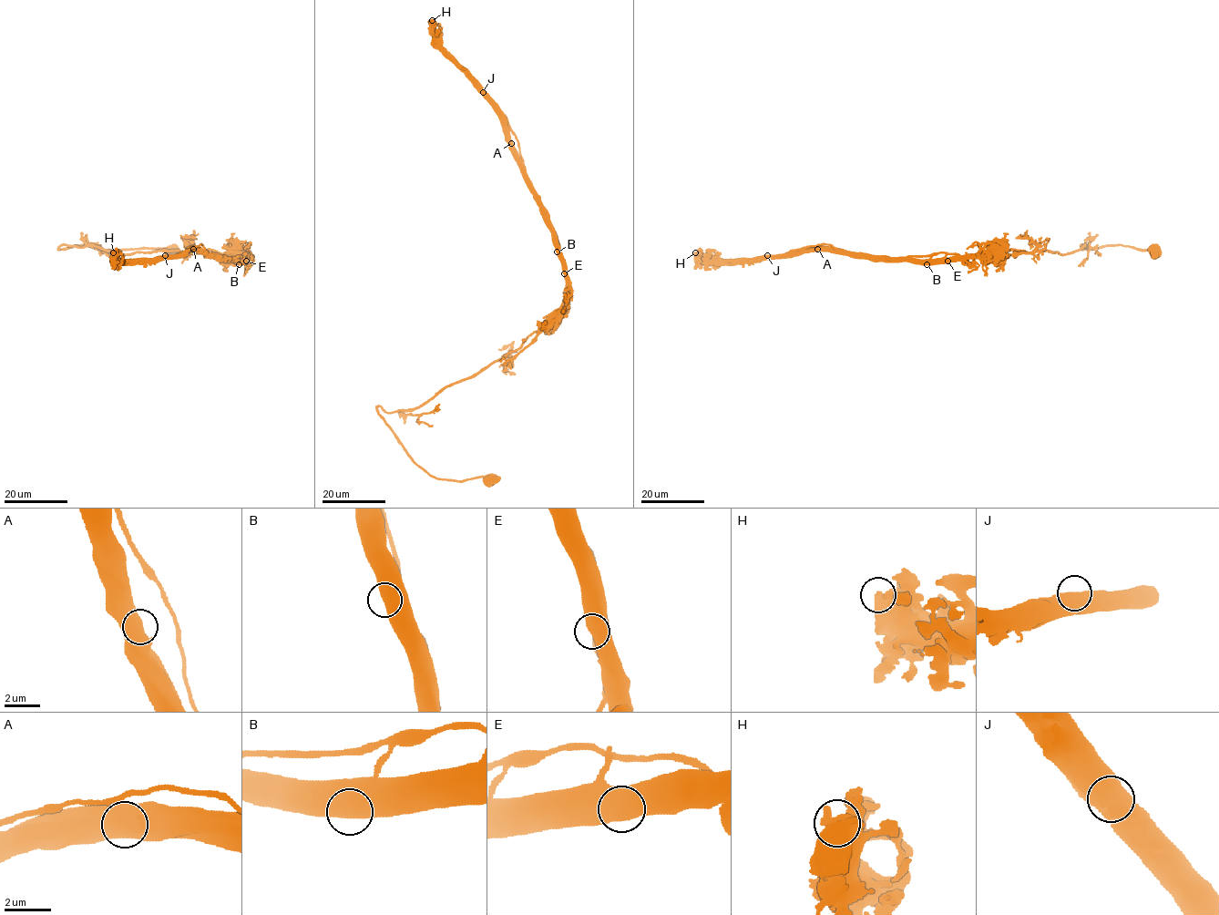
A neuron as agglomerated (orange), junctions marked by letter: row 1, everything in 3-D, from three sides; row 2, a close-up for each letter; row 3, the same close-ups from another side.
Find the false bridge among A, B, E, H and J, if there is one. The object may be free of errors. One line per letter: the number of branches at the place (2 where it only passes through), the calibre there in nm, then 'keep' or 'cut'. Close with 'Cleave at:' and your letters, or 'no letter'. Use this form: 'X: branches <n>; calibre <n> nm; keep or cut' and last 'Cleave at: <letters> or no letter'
A: branches 1; calibre 800 nm; keep
B: branches 1; calibre 800 nm; keep
E: branches 1; calibre 750 nm; keep
H: branches 1; calibre 700 nm; keep
J: branches 1; calibre 800 nm; cut
Cleave at: J

